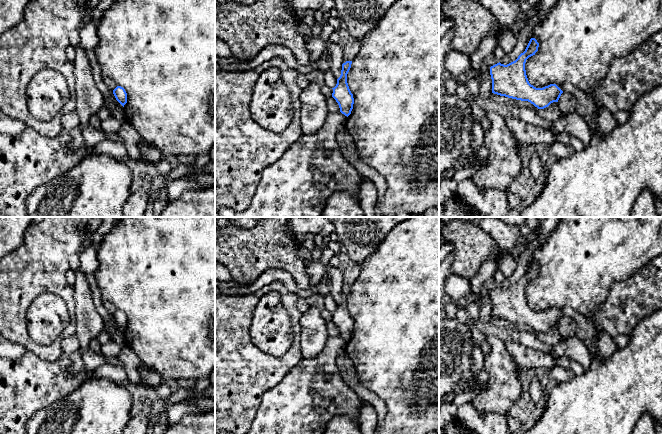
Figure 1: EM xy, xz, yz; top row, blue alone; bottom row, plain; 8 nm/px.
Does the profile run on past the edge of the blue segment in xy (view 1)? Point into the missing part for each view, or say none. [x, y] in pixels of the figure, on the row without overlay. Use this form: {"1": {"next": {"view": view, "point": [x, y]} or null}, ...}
{"1": {"next": null}}

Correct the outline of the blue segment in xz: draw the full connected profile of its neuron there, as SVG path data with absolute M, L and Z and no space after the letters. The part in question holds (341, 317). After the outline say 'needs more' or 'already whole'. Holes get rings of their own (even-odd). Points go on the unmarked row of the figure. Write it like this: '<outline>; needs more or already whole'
M346 285L342 288L341 299L337 303L337 308L333 313L332 321L339 329L340 336L345 340L349 340L353 333L354 322L348 307L347 298L351 292L352 285Z; already whole

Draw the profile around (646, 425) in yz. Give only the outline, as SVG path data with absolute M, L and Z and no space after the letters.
M647 413L644 414L637 422L632 434L656 434L656 423L654 418Z

